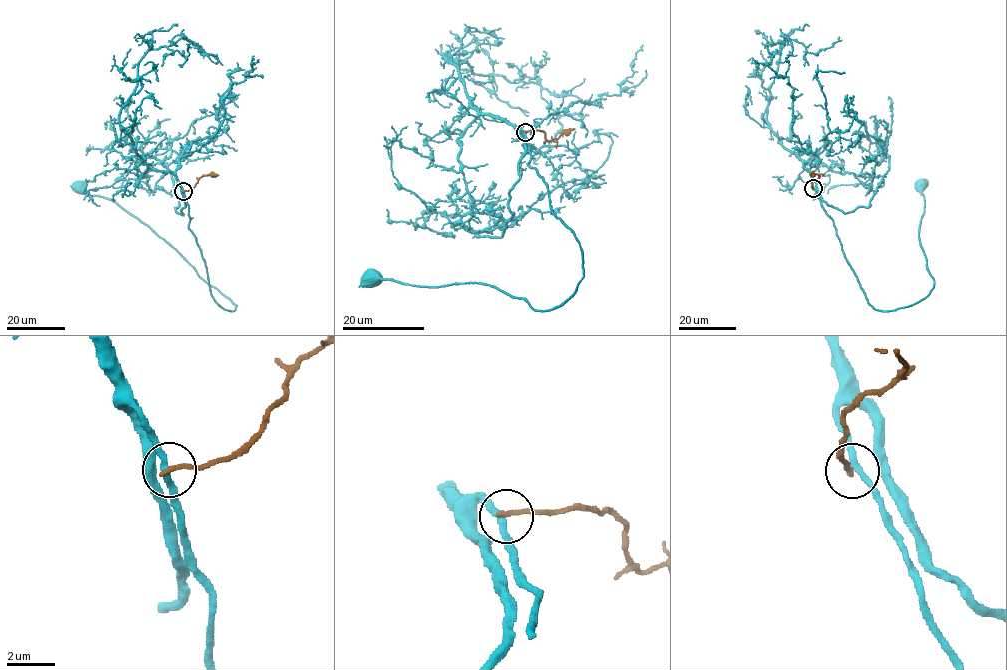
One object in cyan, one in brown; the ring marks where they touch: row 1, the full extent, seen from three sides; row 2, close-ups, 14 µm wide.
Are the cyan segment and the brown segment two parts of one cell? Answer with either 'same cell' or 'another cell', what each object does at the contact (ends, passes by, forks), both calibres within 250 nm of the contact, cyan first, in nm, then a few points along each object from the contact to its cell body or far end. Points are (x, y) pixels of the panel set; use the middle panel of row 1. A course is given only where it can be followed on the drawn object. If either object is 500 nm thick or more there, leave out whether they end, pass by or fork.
another cell; cyan passes by; brown ends; calibres 240 and 240 nm; course cyan (525, 132), (527, 163), (579, 243), (582, 278), (565, 300), (535, 310), (483, 284), (372, 275); course brown (525, 131), (540, 130), (548, 141), (574, 129)

